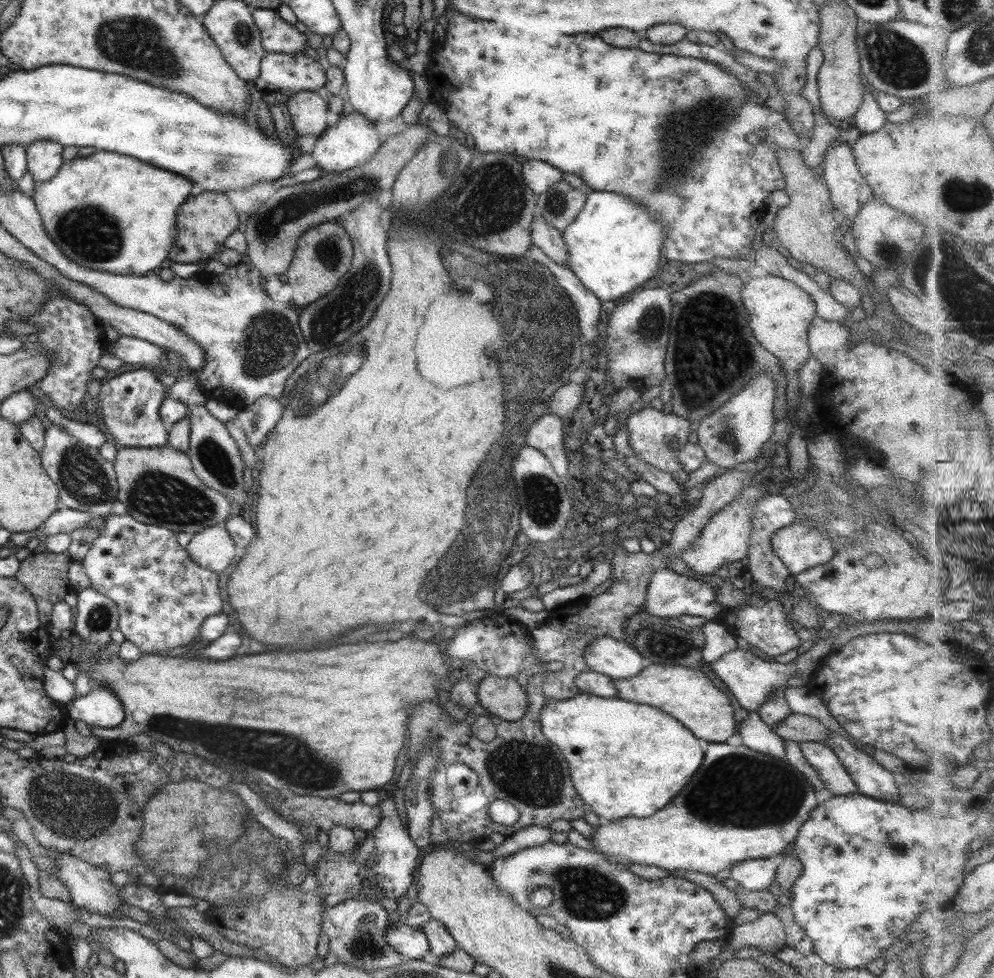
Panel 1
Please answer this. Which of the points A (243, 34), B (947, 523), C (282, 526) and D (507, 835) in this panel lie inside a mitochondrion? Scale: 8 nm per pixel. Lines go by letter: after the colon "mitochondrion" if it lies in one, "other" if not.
A: mitochondrion
B: other
C: other
D: other

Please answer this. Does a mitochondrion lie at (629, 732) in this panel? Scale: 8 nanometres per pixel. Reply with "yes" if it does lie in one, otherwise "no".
no

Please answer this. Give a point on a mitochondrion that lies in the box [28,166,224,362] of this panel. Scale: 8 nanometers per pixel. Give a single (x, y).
(89, 233)

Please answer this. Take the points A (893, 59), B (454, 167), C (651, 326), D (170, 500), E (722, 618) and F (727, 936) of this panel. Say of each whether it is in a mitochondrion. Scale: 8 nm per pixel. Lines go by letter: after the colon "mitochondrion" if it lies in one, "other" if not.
A: mitochondrion
B: mitochondrion
C: mitochondrion
D: mitochondrion
E: other
F: other

